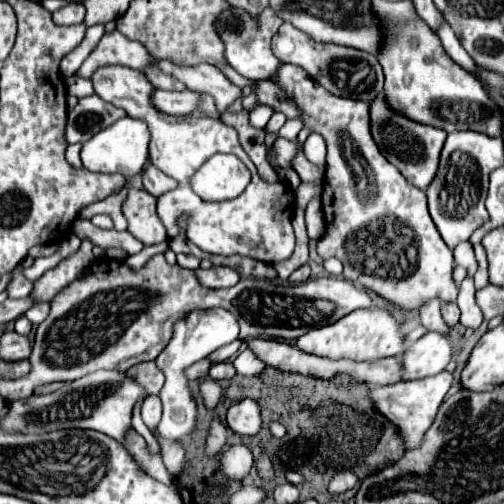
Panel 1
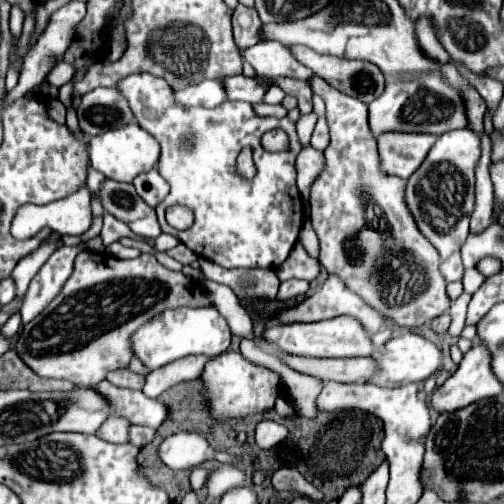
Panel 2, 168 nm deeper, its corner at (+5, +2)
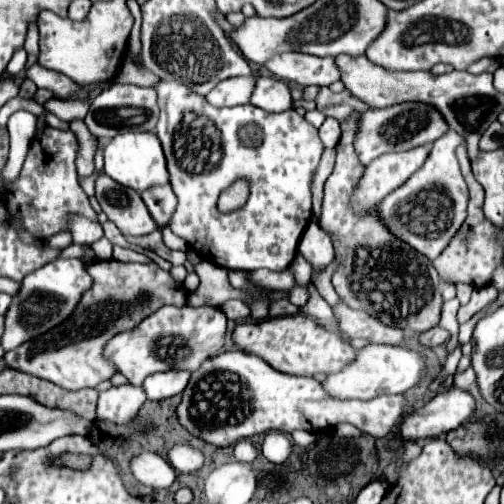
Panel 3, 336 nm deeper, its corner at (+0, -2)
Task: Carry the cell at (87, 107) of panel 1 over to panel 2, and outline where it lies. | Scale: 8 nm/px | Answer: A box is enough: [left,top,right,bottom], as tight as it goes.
[77,87,135,137]

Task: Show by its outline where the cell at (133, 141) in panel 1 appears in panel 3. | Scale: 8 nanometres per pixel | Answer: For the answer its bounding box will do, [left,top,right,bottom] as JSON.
[104,133,168,191]

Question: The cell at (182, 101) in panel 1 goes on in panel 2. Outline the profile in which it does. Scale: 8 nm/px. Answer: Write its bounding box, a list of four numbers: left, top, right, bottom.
[175,79,225,107]

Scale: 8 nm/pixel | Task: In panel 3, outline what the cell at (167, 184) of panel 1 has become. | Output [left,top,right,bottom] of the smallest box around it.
[140,185,176,229]

